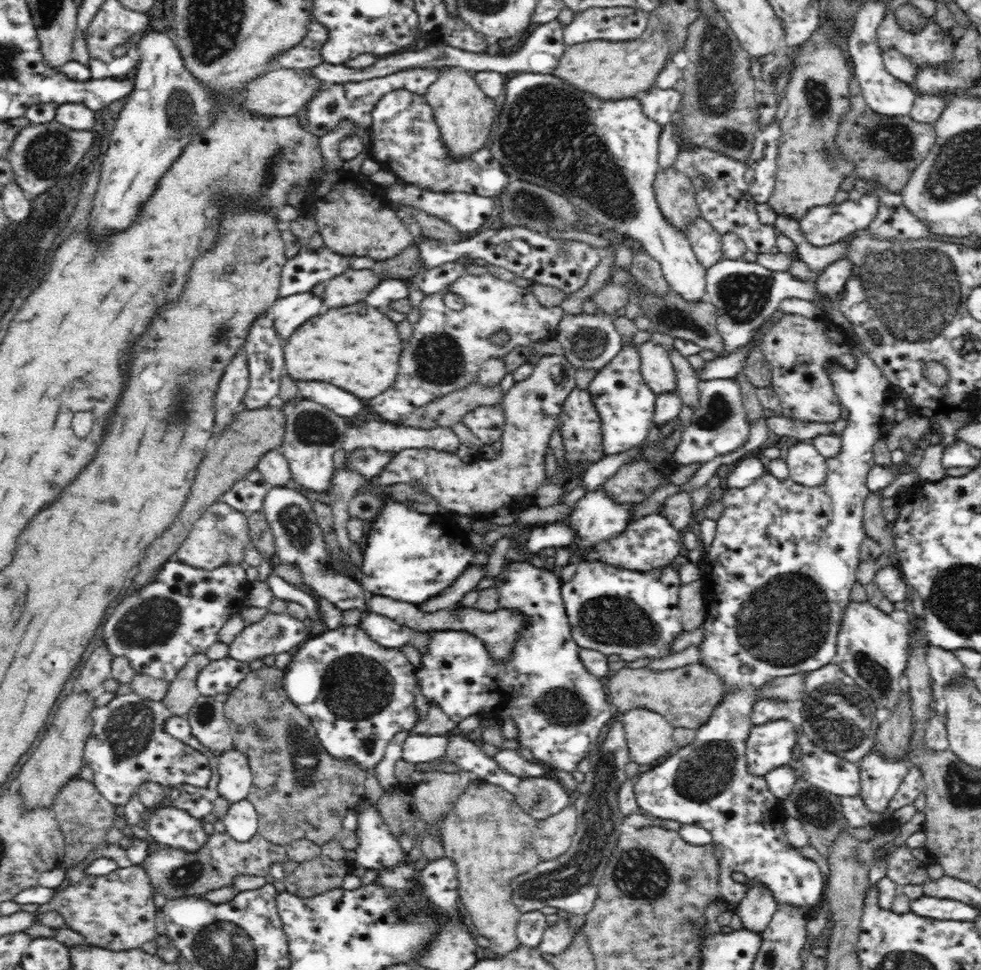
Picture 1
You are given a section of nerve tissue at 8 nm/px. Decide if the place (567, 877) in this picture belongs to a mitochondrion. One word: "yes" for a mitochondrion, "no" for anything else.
yes

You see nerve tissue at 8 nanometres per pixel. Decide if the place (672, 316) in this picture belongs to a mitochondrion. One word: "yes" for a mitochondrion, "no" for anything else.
yes

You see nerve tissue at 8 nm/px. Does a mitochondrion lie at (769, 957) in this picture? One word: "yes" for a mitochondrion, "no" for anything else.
yes

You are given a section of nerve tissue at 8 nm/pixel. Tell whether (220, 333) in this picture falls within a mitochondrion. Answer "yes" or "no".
yes

